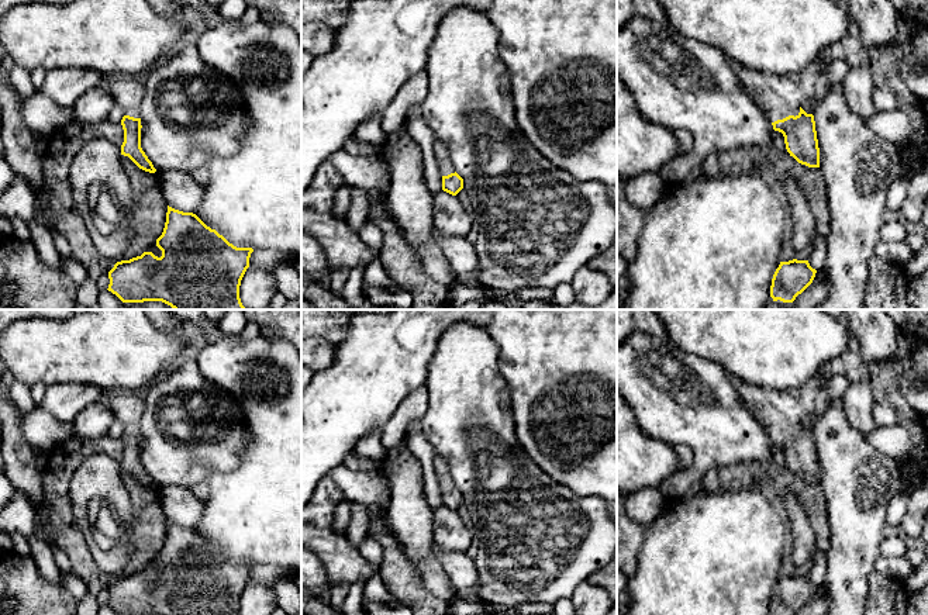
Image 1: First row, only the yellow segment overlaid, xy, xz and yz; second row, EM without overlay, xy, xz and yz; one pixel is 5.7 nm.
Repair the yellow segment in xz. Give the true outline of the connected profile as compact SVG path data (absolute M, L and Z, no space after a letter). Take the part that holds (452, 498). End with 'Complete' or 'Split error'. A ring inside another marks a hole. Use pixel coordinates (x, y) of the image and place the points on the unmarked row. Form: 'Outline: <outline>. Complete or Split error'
Outline: M435 455L434 469L442 491L442 505L456 511L463 504L463 494L456 488L451 469L439 455Z. Split error

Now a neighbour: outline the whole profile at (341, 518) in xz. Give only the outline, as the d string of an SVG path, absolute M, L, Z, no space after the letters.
M345 500L338 508L332 519L332 529L335 532L342 533L346 531L349 524L349 514L348 514L349 502Z

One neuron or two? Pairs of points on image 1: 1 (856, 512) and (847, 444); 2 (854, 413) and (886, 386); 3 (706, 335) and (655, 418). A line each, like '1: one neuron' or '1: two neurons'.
1: one neuron
2: two neurons
3: two neurons

